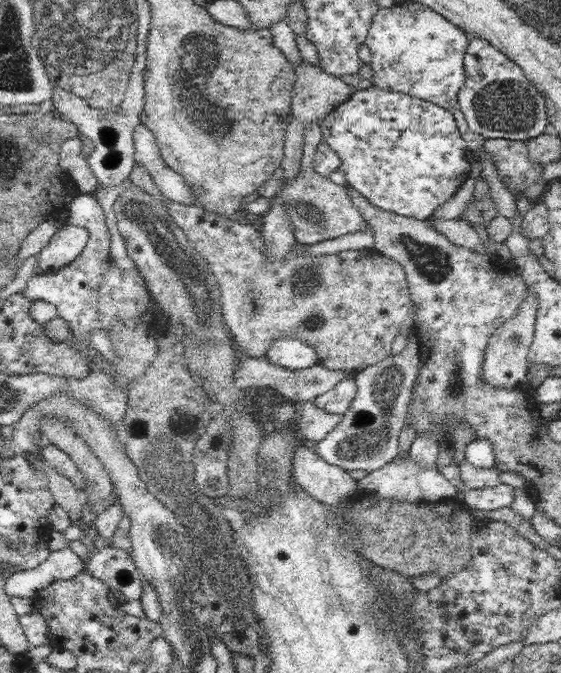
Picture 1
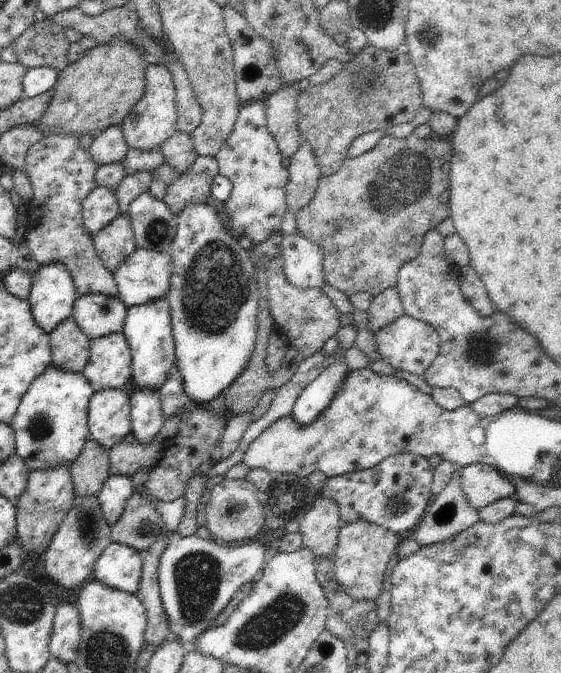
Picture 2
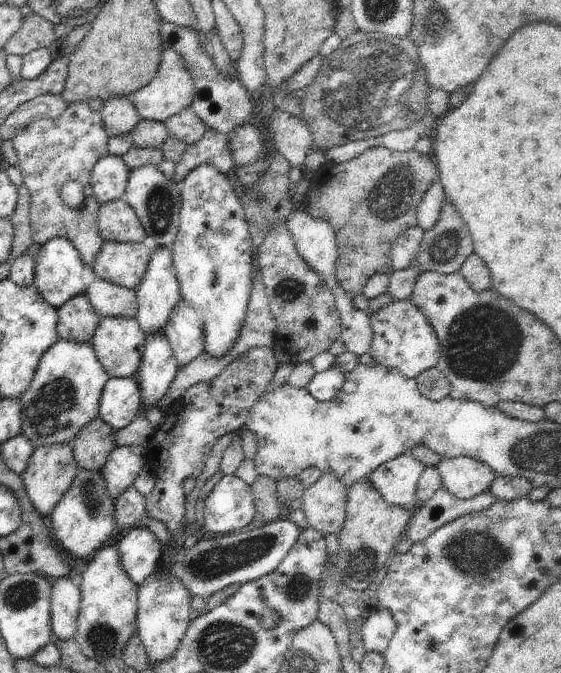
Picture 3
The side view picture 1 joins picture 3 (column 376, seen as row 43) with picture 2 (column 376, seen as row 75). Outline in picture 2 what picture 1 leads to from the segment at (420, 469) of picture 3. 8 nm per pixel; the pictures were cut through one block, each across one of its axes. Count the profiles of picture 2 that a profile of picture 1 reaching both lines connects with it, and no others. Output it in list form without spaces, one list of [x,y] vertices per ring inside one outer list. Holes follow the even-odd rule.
[[[404,452],[385,458],[374,468],[327,478],[318,494],[338,503],[342,524],[364,520],[406,537],[424,518],[434,497],[431,492],[433,469],[428,457]]]

